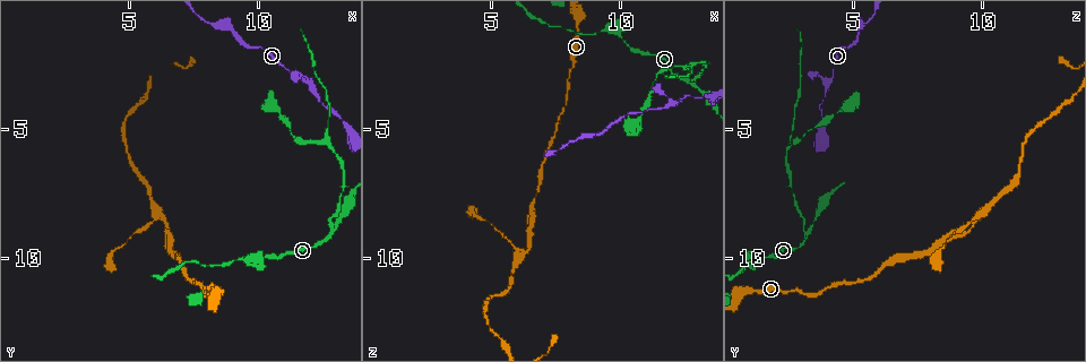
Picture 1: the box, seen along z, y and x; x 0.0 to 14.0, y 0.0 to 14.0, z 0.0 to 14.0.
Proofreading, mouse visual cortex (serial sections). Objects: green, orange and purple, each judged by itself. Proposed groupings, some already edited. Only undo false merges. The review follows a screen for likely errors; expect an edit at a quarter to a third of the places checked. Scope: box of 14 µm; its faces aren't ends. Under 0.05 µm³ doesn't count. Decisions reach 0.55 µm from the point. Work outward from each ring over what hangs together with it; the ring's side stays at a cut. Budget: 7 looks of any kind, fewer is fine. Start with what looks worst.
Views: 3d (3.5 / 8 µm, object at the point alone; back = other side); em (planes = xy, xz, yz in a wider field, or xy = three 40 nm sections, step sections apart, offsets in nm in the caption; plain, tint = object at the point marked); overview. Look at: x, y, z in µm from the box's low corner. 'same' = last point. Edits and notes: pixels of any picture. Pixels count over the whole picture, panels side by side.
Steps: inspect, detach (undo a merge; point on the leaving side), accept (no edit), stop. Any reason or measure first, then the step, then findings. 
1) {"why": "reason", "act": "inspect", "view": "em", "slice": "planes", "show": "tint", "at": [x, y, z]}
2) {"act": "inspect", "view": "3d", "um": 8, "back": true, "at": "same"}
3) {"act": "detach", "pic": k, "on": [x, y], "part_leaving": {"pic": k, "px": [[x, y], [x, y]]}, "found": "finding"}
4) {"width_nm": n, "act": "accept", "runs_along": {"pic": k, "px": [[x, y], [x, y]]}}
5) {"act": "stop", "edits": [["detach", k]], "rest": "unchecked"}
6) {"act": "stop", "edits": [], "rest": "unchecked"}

{"why": "a fork", "act": "inspect", "view": "3d", "um": 8, "at": [9.8, 10.1, 1.2]}

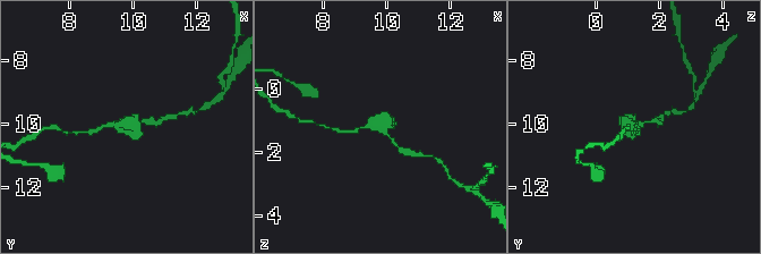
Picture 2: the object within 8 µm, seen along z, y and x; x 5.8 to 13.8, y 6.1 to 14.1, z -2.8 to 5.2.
{"why": "zoom in", "act": "inspect", "view": "3d", "um": 3.5, "at": [9.9, 10.0, 1.3]}

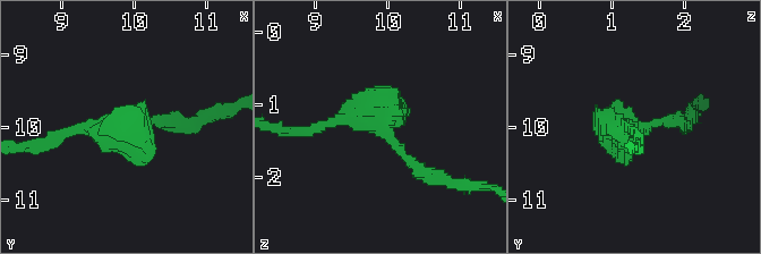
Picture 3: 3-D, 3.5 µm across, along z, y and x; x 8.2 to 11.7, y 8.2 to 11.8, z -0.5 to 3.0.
{"why": "need the tissue", "act": "inspect", "view": "em", "slice": "xy", "step": 5, "show": "tint", "at": [9.85, 10.10, 1.25]}

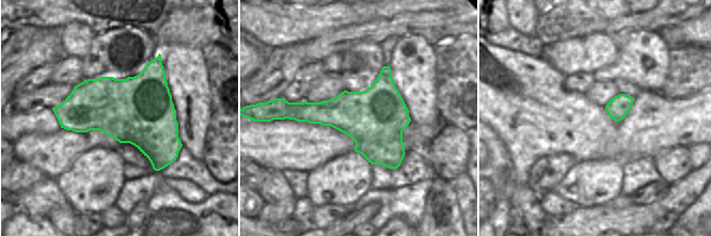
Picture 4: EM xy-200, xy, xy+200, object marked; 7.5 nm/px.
{"act": "accept", "runs_along": {"pic": 3, "px": [[426, 176], [370, 115], [308, 129]]}, "found": "one cell here"}

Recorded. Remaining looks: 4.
{"why": "side arm on a straight run", "act": "inspect", "view": "em", "slice": "xy", "step": 2, "show": "tint", "at": [12.9, 9.0, 3.3]}

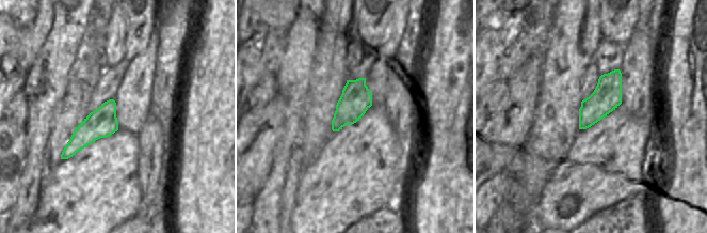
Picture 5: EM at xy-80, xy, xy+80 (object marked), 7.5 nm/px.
{"act": "inspect", "view": "3d", "um": 3.5, "at": "same"}

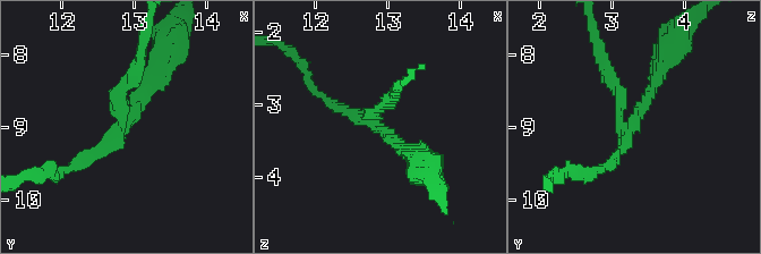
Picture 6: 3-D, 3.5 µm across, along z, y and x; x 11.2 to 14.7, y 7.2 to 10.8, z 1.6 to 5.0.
{"arm_widths_nm": [150, 200, 200], "act": "detach", "pic": 6, "on": [616, 84], "part_leaving": {"pic": 6, "px": [[622, 123], [620, 92], [593, 33]]}, "found": "two cells meet here"}

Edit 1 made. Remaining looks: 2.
{"act": "stop", "edits": [["detach", 6]], "rest": "unchecked"}

